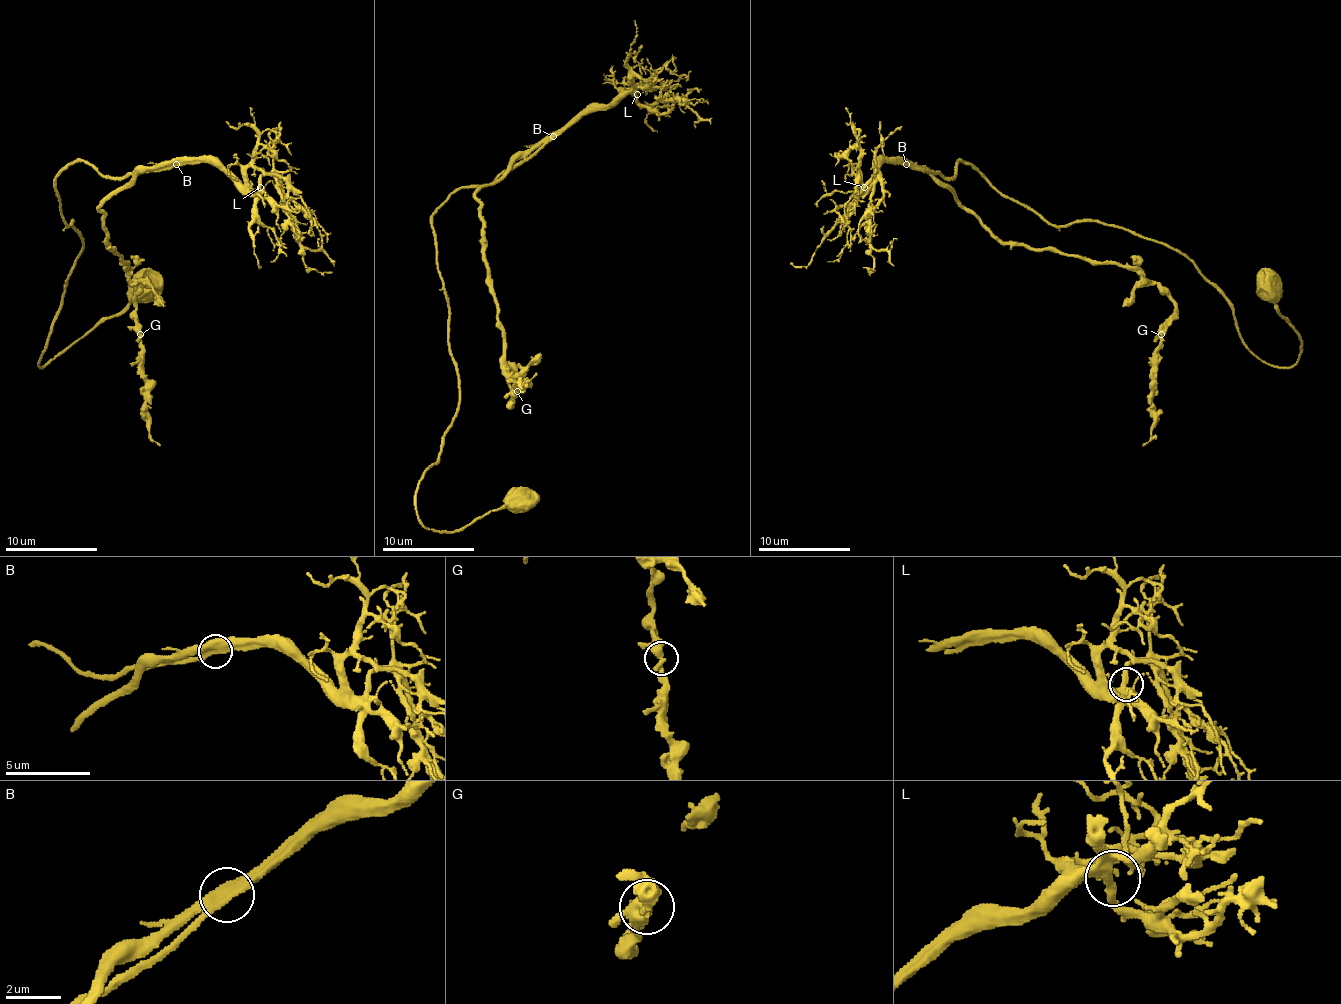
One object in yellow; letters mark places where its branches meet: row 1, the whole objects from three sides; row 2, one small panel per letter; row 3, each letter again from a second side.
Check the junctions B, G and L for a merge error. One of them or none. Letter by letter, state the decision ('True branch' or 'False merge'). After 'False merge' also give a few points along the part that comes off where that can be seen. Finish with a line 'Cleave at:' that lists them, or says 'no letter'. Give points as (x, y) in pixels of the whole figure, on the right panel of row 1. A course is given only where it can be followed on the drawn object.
B: True branch
G: True branch
L: True branch
Cleave at: no letter

